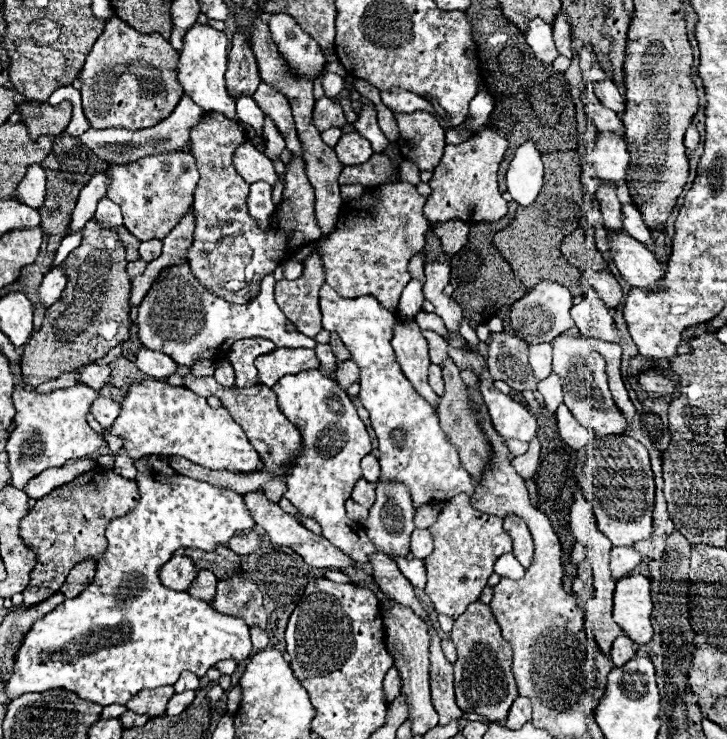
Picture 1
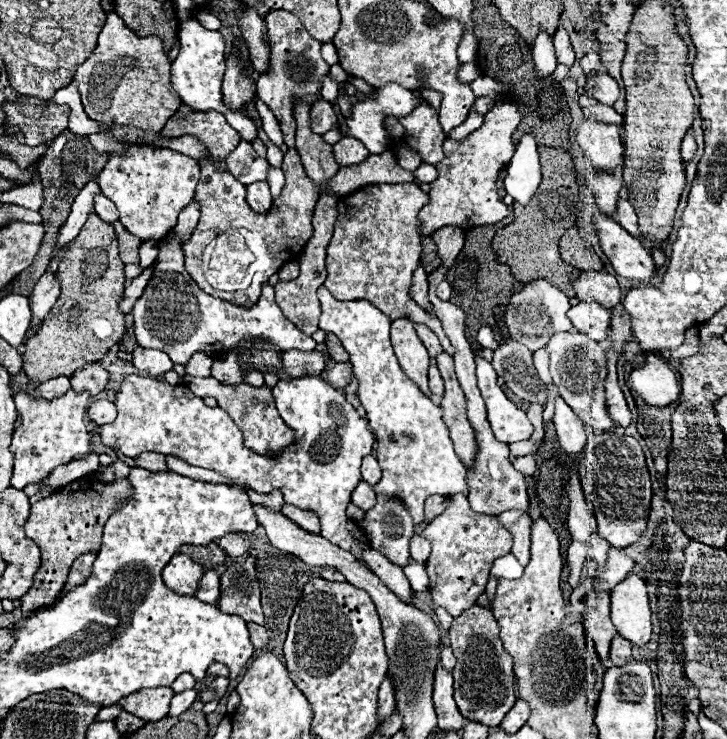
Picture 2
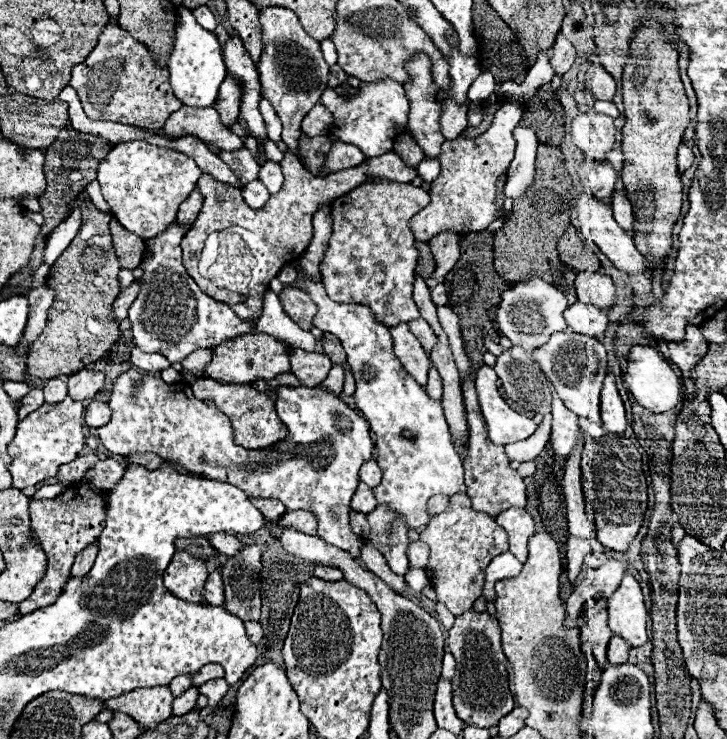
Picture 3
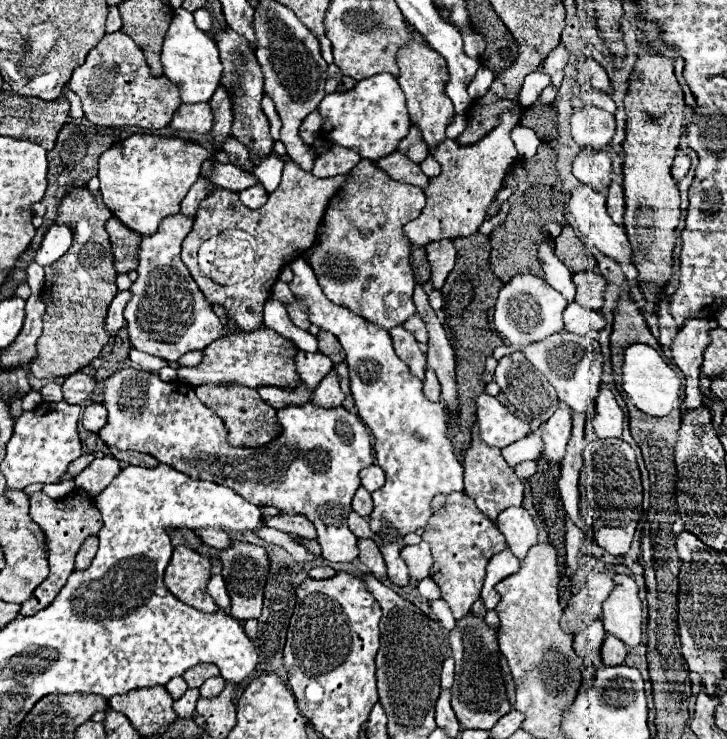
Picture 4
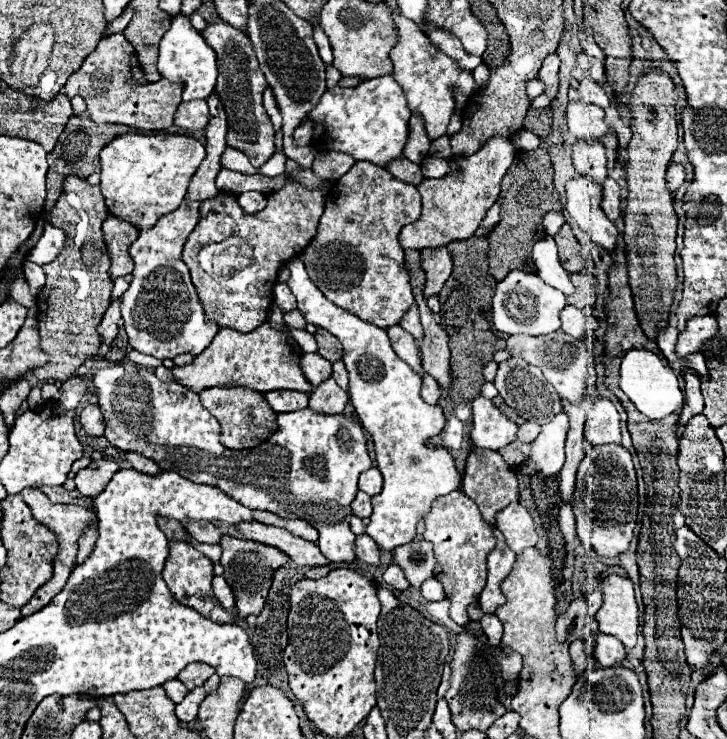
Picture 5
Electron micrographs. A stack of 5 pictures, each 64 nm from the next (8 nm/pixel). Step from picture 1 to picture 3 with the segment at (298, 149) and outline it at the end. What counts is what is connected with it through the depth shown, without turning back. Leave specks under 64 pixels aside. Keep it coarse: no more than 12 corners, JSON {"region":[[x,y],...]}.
{"region":[[288,8],[260,12],[262,98],[298,148],[328,84],[320,42]]}

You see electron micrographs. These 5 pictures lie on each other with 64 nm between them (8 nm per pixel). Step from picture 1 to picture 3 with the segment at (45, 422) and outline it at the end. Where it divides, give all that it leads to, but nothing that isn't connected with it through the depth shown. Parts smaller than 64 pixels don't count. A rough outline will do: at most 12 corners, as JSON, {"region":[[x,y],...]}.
{"region":[[66,396],[18,422],[8,446],[14,488],[80,456],[84,402]]}

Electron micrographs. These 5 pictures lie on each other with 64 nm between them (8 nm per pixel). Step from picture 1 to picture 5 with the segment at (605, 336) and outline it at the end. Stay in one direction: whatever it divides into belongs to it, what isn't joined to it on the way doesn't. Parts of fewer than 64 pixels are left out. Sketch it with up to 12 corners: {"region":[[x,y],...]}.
{"region":[[566,306],[562,330],[582,338],[598,328],[598,318],[576,306]]}

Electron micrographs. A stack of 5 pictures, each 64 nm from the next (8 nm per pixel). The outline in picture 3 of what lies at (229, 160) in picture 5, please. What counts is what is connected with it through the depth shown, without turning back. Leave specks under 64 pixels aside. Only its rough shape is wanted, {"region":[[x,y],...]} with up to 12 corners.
{"region":[[182,106],[164,134],[198,136],[220,152],[244,138],[228,130],[214,108]]}

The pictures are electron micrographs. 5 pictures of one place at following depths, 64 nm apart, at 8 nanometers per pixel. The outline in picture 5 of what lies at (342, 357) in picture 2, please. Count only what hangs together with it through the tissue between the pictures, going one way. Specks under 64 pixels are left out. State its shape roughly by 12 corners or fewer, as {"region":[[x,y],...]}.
{"region":[[330,332],[314,334],[318,354],[326,360],[342,360],[342,344]]}

